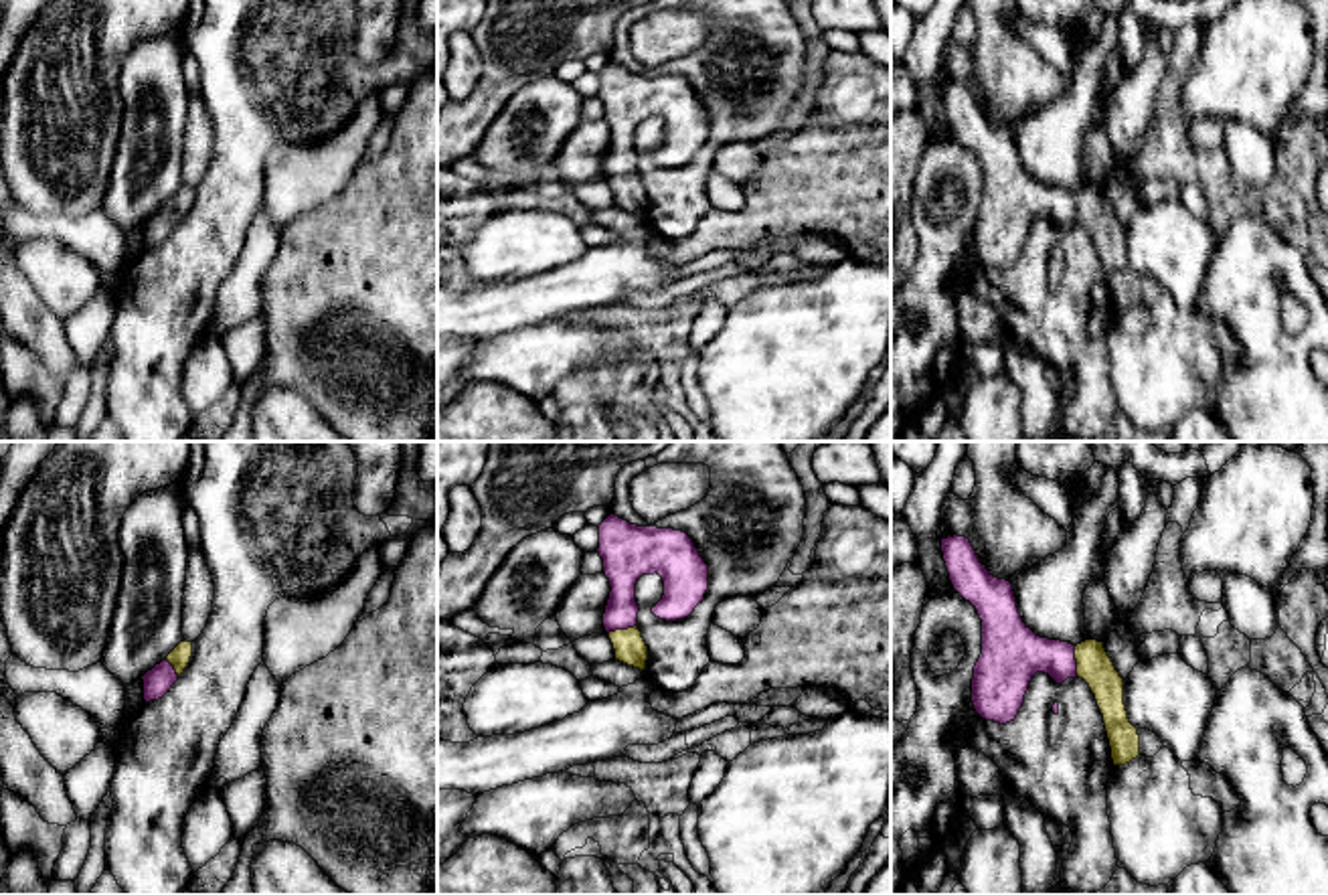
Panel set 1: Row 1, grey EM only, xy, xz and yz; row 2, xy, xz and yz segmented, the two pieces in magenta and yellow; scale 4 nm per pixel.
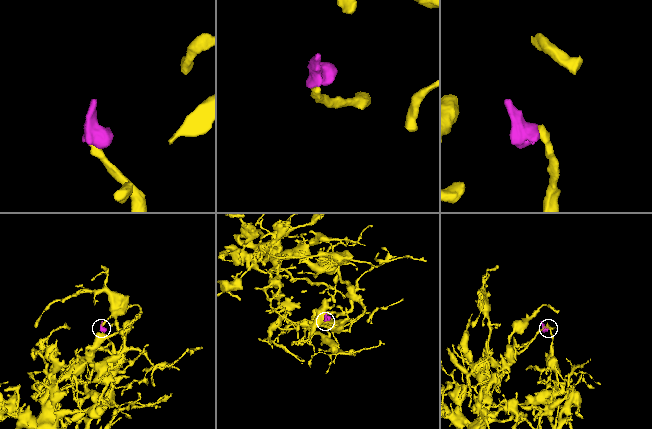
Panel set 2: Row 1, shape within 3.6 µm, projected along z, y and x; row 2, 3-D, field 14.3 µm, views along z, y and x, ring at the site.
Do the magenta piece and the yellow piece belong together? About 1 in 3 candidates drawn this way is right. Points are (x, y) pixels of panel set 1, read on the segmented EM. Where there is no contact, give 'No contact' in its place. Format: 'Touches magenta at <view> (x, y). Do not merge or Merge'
Touches magenta at xz (622, 628). Merge

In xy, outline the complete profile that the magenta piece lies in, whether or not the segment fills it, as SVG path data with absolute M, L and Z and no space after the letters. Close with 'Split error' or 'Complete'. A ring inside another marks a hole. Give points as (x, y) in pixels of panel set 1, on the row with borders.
M180 642L160 664L148 670L144 680L144 701L162 699L178 676L184 672L192 656L192 642Z. Split error

